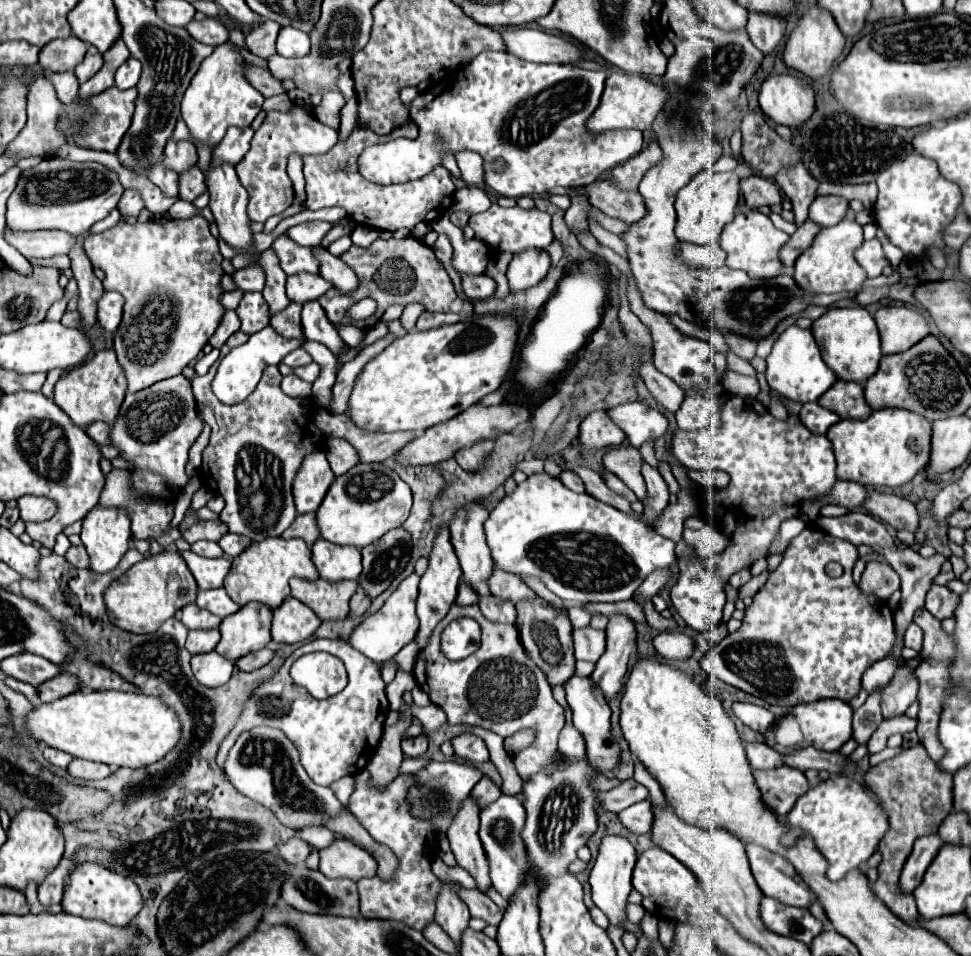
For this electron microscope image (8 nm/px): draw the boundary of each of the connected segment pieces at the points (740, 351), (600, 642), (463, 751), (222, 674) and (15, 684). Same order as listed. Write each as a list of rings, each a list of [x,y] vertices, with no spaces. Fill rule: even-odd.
[[[724,334],[724,338],[726,338],[726,344],[730,346],[730,350],[734,352],[734,354],[738,354],[740,358],[744,358],[744,360],[750,360],[750,358],[754,358],[754,354],[756,354],[756,340],[752,340],[752,338],[744,338],[744,336],[732,336],[732,334]]]
[[[592,626],[572,628],[572,638],[574,638],[574,656],[576,656],[576,660],[598,662],[598,658],[606,650],[604,632],[596,630]]]
[[[464,732],[460,736],[456,736],[452,740],[454,744],[454,752],[456,756],[468,760],[468,762],[474,762],[474,764],[482,764],[488,760],[488,748],[484,744],[482,738],[478,738],[476,734],[470,734],[470,732]]]
[[[216,652],[194,654],[190,664],[192,664],[192,672],[196,680],[208,688],[226,684],[226,680],[230,680],[234,670],[234,664],[228,662],[224,656],[218,656]]]
[[[6,678],[6,684],[10,684],[10,688],[18,690],[18,692],[22,692],[22,694],[24,694],[28,700],[32,700],[34,704],[40,704],[40,700],[38,700],[38,692],[36,692],[34,686],[24,684],[24,682],[18,682],[16,678]]]

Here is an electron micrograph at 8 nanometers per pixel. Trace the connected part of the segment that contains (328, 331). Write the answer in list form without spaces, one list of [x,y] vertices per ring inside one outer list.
[[[318,302],[302,306],[302,334],[306,340],[316,340],[328,346],[334,356],[338,356],[346,348],[344,340],[336,332],[336,326],[330,324],[326,312]]]

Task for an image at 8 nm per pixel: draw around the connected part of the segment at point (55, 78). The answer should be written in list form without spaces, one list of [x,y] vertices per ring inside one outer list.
[[[50,72],[48,74],[54,88],[56,88],[56,94],[58,94],[58,100],[62,104],[70,104],[74,100],[74,96],[78,94],[78,80],[74,76],[74,72],[62,72],[62,74],[54,74]]]

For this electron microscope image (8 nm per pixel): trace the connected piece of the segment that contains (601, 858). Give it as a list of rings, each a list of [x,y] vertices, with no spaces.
[[[606,836],[600,844],[600,852],[596,858],[596,864],[590,872],[590,886],[592,886],[592,900],[598,908],[606,912],[610,918],[610,924],[620,926],[620,920],[626,920],[624,908],[626,908],[626,898],[632,890],[632,870],[636,864],[636,850],[632,842],[624,836]]]

